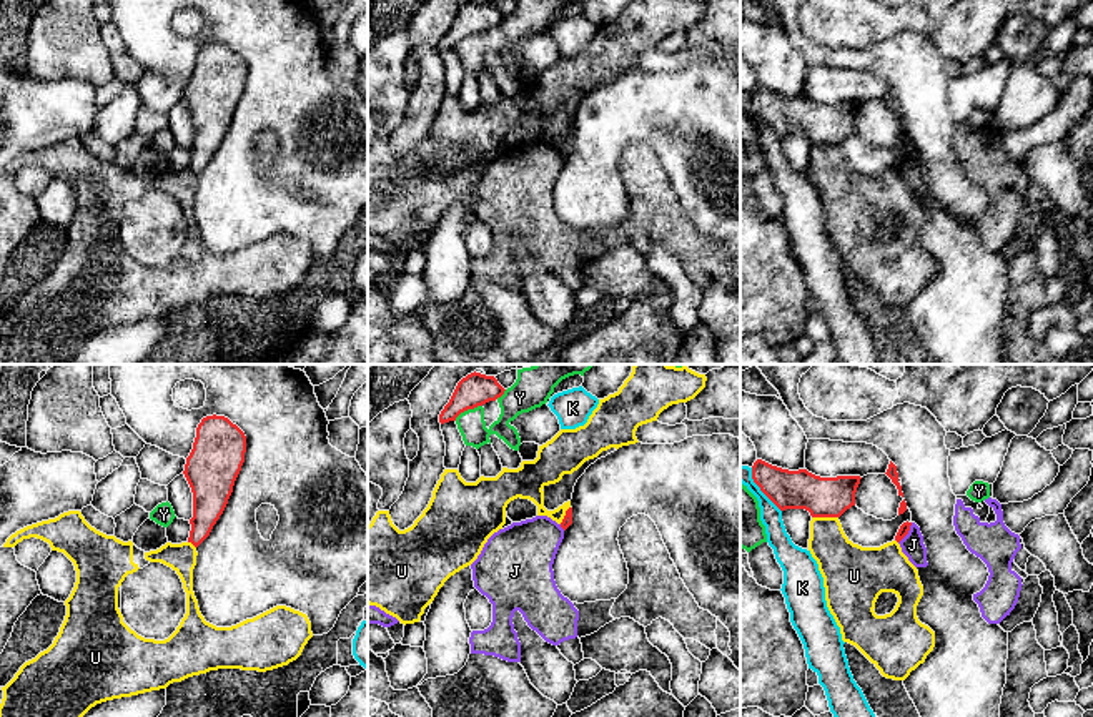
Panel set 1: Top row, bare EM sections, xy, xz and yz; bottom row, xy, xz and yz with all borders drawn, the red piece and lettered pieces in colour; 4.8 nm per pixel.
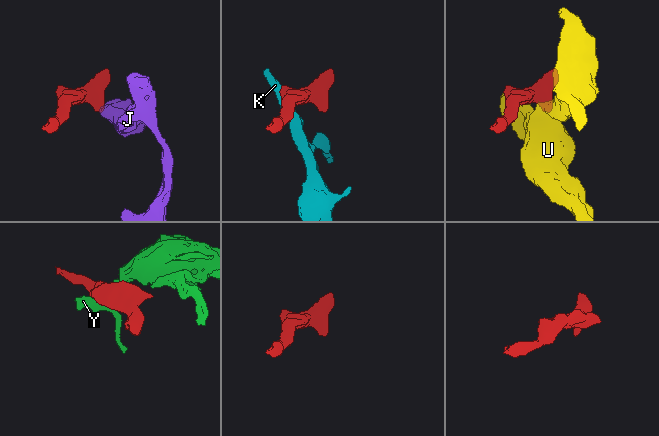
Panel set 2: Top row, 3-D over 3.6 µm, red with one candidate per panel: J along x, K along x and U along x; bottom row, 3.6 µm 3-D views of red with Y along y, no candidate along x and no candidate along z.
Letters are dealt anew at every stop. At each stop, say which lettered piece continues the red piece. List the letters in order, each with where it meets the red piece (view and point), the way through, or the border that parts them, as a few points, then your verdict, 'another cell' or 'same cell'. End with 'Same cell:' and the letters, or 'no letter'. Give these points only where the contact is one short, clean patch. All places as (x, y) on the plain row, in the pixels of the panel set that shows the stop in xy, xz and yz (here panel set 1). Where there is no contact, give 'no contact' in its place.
J: meets red in yz at (907, 160); border along yz (912, 150), (899, 170); another cell
K: meets red in yz at (761, 117); border along yz (751, 95), (754, 110), (781, 138); another cell
U: meets red in yz at (825, 143); another cell
Y: meets red in xz at (468, 35); another cell
Same cell: no letter

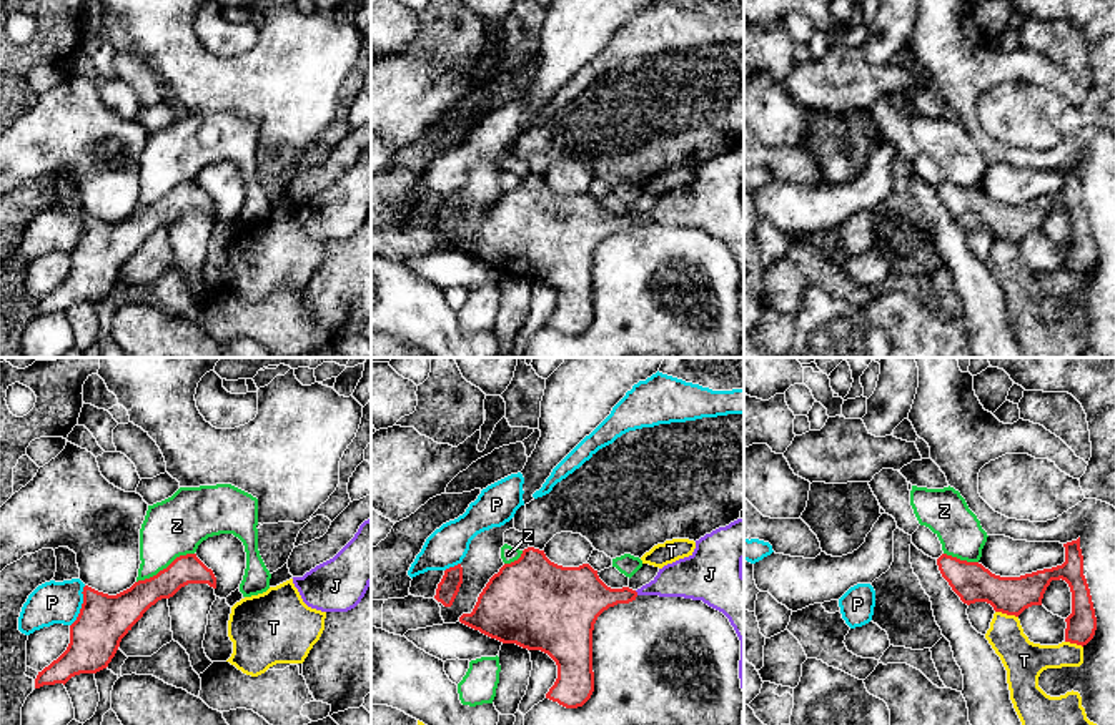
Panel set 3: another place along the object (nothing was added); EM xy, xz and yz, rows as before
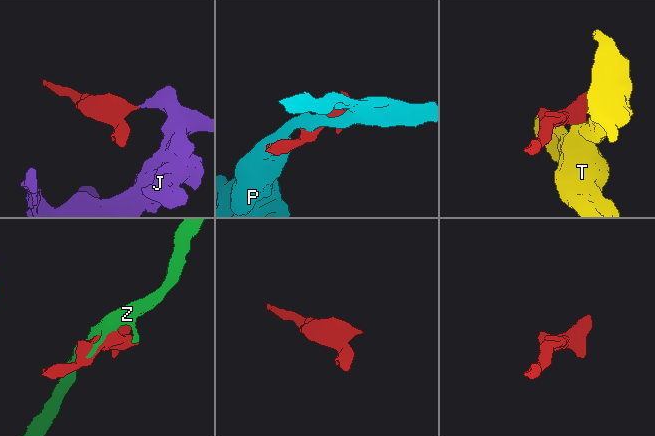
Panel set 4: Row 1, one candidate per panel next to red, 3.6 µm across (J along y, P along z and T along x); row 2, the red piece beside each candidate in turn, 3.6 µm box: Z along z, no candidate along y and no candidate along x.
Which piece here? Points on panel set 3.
J: meets red in xz at (636, 220); runs through xz (584, 223), (624, 223), (636, 220), (684, 205); same cell
P: meets red in xy at (82, 233); border along xy (85, 213), (80, 240), (70, 253); another cell
T: meets red in yz at (1007, 241); another cell
Z: meets red in xy at (167, 195); another cell
Same cell: J

